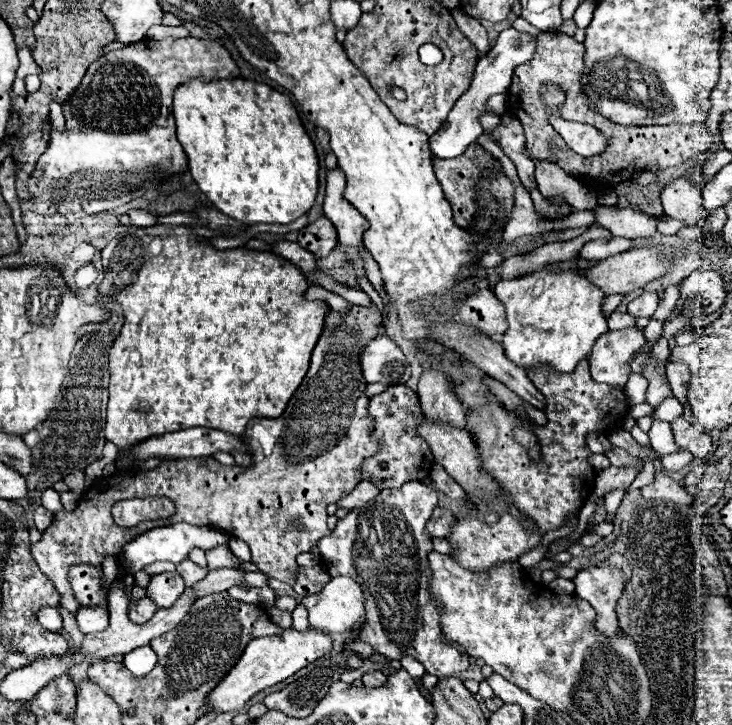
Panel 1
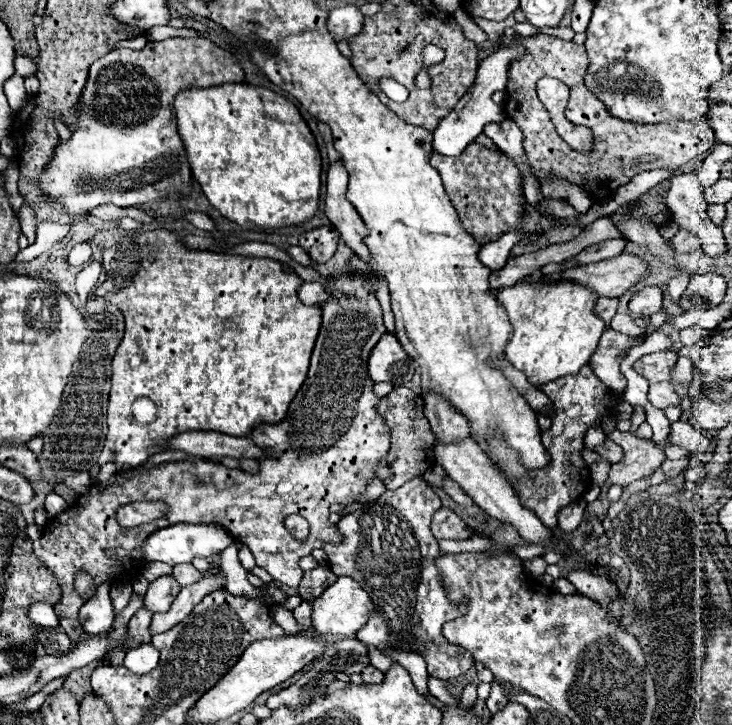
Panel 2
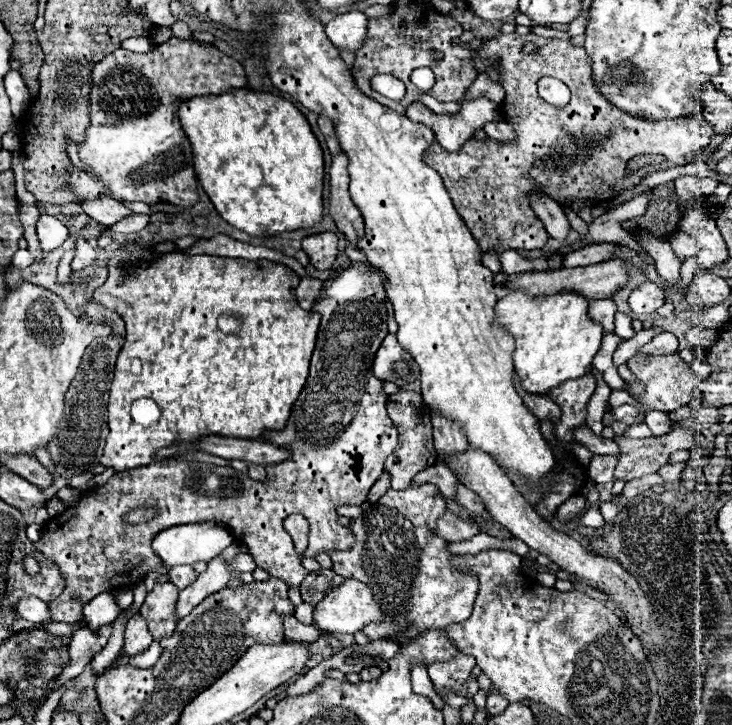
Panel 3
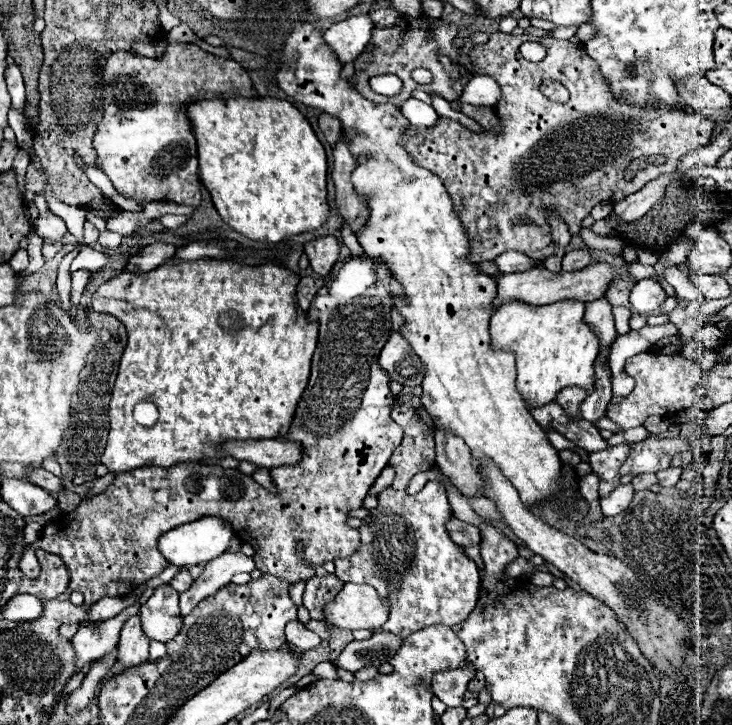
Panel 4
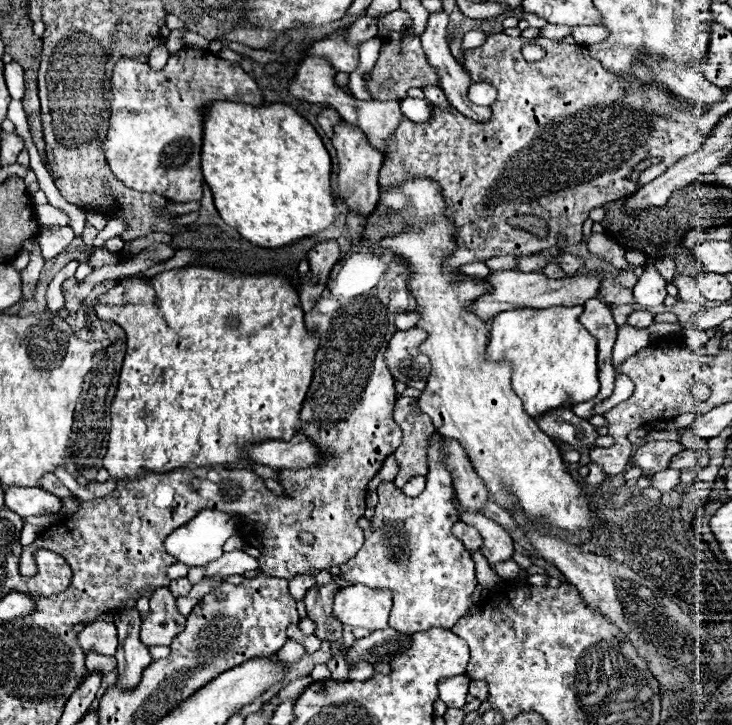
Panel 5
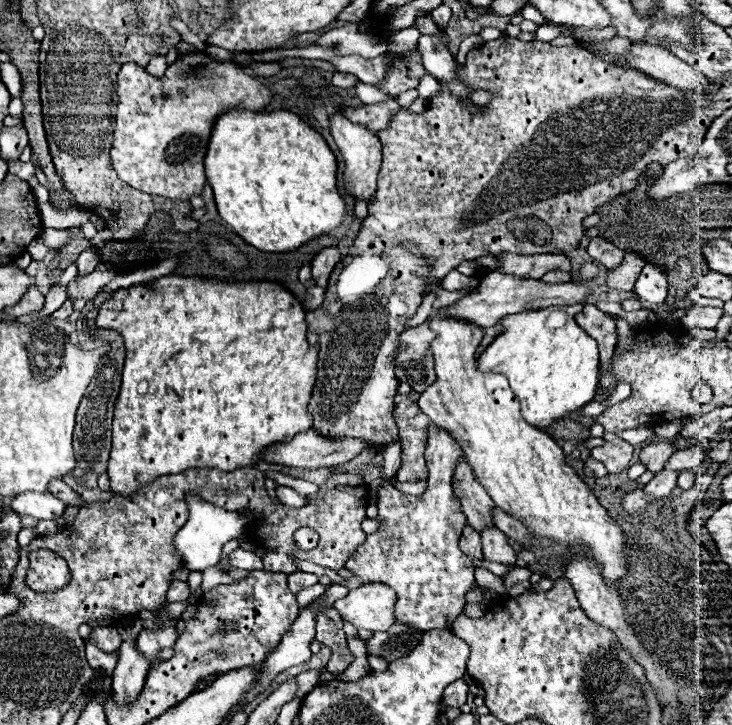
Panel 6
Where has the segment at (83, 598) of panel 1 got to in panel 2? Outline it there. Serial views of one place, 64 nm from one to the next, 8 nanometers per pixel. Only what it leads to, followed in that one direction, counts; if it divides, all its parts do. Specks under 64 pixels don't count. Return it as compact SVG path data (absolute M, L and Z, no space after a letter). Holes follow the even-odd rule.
M78 572L78 574L74 576L74 586L76 586L78 594L80 594L86 602L88 602L90 598L94 598L94 594L96 594L96 586L94 586L94 582L92 582L92 576L86 574L86 572Z

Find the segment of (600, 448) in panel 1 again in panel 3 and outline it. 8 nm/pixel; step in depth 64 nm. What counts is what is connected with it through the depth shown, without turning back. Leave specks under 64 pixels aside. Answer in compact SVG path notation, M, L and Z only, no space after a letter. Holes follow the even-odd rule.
M596 374L596 378L598 378L598 390L596 390L596 394L592 396L592 402L588 402L588 422L586 422L586 426L596 434L596 436L600 436L602 434L602 416L604 416L604 412L606 412L606 408L608 408L608 396L610 396L610 388L608 388L608 384L600 378L600 374Z

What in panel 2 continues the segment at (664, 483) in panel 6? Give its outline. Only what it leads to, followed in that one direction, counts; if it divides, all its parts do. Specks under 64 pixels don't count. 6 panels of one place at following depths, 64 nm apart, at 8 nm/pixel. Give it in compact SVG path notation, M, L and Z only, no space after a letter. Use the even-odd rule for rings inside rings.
M690 456L680 458L680 460L668 460L668 458L666 458L660 468L664 470L664 474L666 474L668 478L674 478L674 476L678 476L682 470L688 468L688 462L690 462Z

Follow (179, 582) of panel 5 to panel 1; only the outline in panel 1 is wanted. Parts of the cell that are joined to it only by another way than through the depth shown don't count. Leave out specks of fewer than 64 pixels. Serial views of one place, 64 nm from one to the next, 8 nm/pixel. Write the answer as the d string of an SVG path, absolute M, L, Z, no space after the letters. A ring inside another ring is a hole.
M182 560L178 566L176 566L176 572L180 572L182 574L182 578L184 578L184 582L186 582L186 586L192 586L192 582L198 582L200 578L204 578L206 576L206 568L200 568L200 566L196 566L192 560Z

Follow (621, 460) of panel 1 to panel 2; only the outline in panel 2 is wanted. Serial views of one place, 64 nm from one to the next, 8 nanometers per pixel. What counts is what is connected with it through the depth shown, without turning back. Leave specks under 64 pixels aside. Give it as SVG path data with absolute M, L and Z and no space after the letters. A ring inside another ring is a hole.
M606 440L606 446L598 446L596 452L598 452L602 458L608 458L612 464L618 464L618 462L622 460L622 456L624 456L622 448L616 446L616 444L610 442L610 440Z

